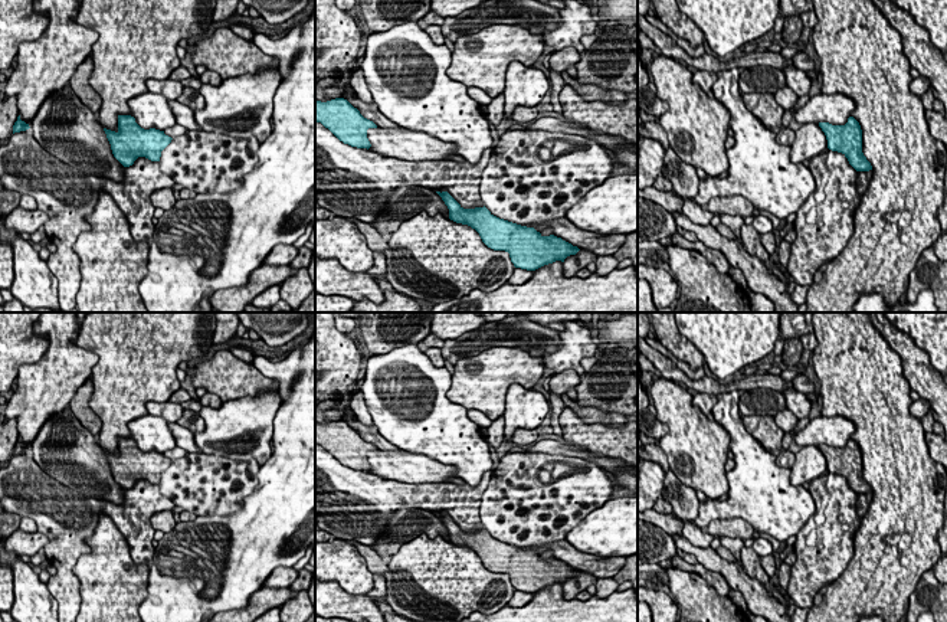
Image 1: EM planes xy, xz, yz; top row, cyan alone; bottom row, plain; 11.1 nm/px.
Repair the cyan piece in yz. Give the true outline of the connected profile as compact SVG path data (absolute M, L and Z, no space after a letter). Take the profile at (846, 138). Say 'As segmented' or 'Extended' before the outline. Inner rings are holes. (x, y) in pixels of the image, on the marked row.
As segmented. M849 117L845 125L819 122L819 127L826 135L829 150L842 153L856 171L872 170L871 163L862 153L861 125L853 117Z

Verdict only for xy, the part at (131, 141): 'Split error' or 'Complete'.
Complete

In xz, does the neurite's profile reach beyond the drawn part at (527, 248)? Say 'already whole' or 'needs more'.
already whole

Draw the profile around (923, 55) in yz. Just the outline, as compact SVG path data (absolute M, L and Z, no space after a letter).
M891 0L872 1L901 35L904 55L908 58L911 68L917 69L921 76L928 78L931 86L938 92L947 118L947 62L944 53L931 43L928 30L918 26L908 12L900 9Z

